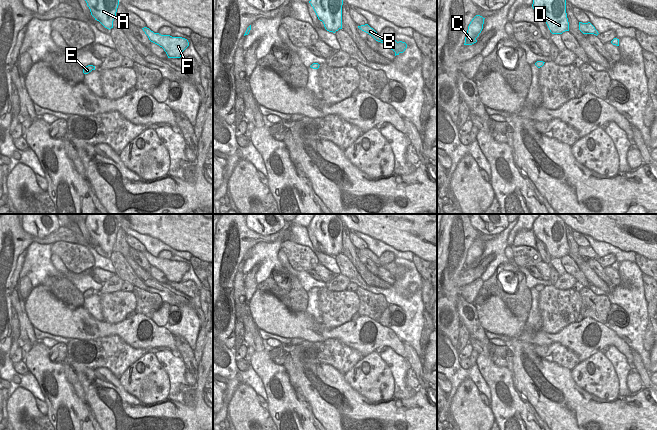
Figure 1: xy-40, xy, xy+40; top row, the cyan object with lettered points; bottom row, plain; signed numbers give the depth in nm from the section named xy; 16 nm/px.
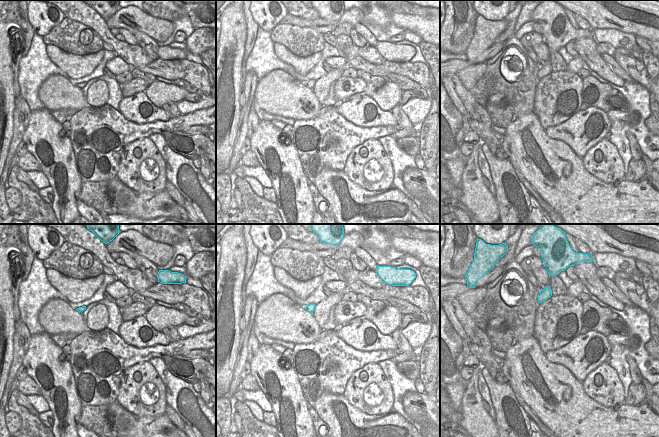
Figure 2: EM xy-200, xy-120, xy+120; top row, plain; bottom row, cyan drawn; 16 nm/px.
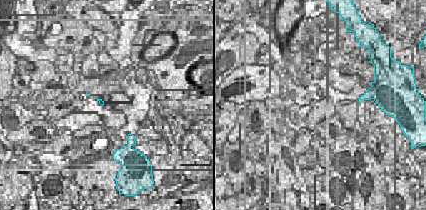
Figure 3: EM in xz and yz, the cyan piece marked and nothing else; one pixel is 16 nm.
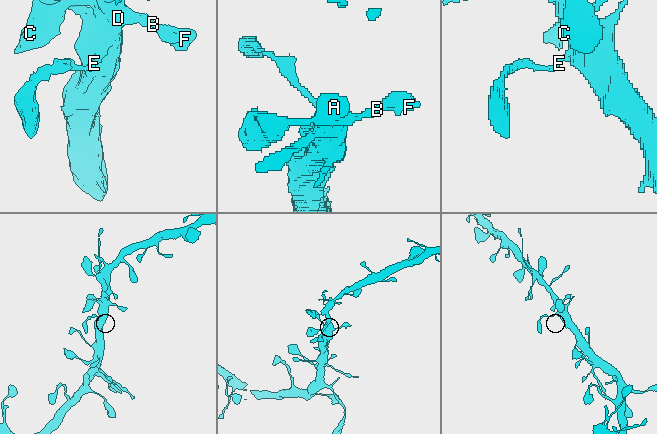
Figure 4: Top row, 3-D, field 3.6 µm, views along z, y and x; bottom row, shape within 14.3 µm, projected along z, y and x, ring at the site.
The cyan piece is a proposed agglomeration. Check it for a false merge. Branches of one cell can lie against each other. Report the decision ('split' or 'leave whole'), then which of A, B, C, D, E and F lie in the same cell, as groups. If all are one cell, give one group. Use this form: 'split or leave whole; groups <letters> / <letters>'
leave whole; groups A B C D E F

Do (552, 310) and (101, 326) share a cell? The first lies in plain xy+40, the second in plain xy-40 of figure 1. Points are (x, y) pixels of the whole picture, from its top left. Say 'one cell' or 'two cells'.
two cells

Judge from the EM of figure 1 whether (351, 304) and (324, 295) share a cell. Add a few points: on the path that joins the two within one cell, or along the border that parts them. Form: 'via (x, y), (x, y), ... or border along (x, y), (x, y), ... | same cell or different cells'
via (344, 304), (333, 304), (331, 302) | same cell

